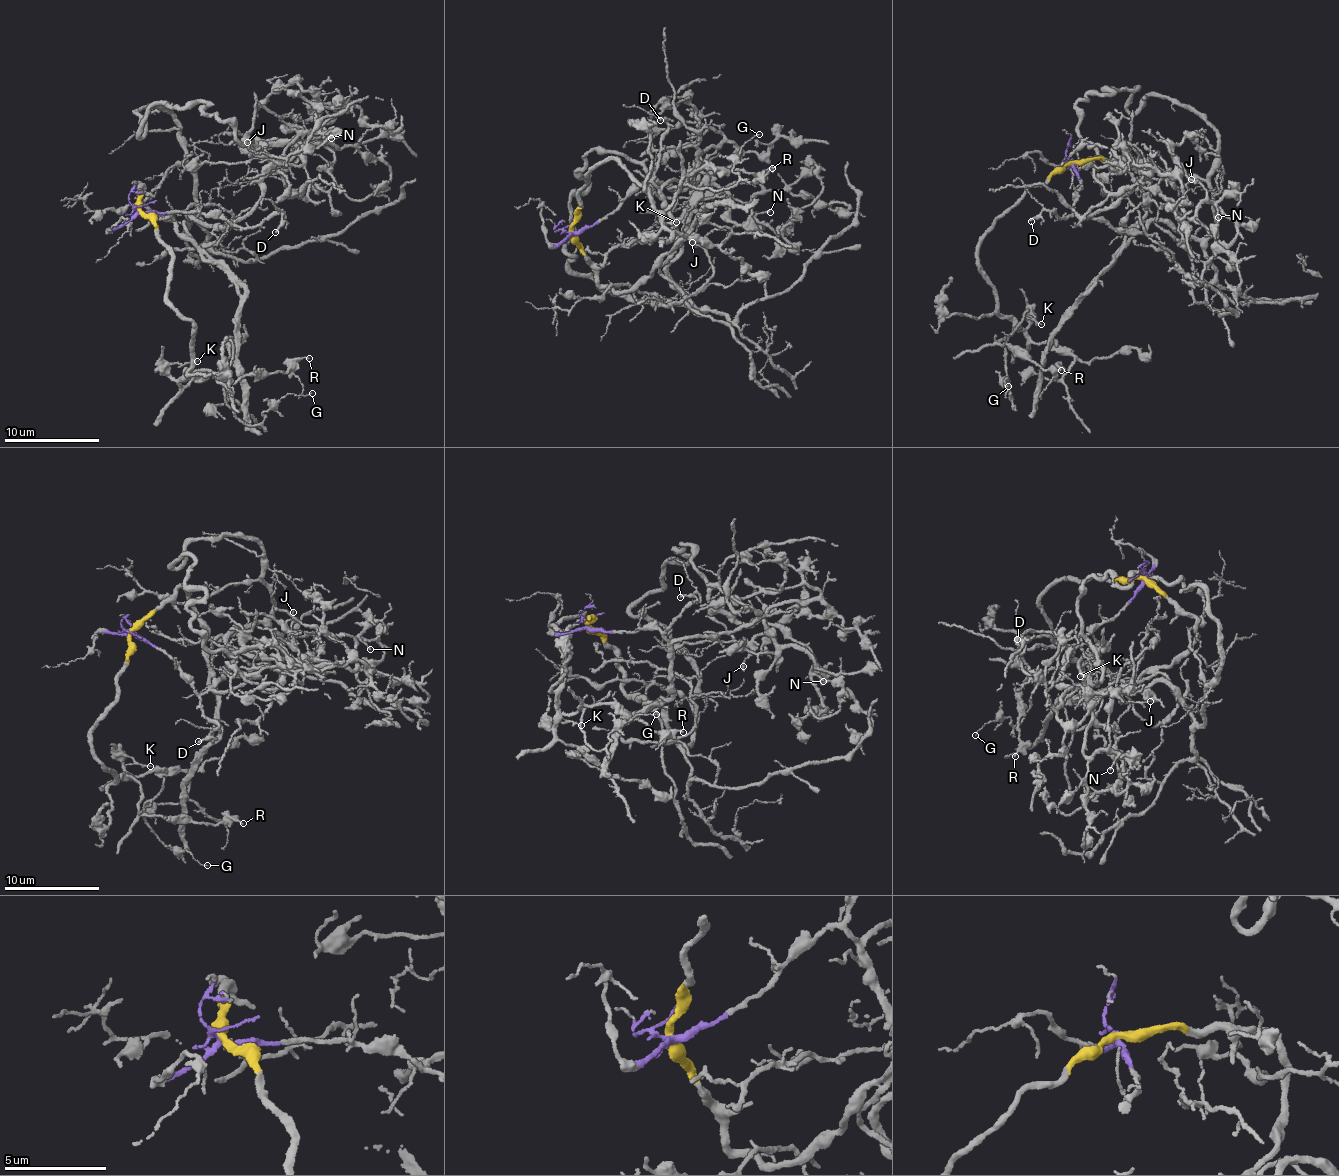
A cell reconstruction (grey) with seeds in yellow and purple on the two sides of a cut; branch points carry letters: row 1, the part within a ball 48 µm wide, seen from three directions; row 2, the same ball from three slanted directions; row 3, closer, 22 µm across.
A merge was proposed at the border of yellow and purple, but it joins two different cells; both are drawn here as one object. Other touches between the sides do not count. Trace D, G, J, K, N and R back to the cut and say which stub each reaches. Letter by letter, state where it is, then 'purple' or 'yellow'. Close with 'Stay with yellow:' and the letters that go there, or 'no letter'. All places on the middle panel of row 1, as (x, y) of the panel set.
D: place (660, 120); purple
G: place (759, 134); yellow
J: place (692, 242); purple
K: place (676, 222); yellow
N: place (770, 212); purple
R: place (772, 168); yellow
Stay with yellow: G, K, R

